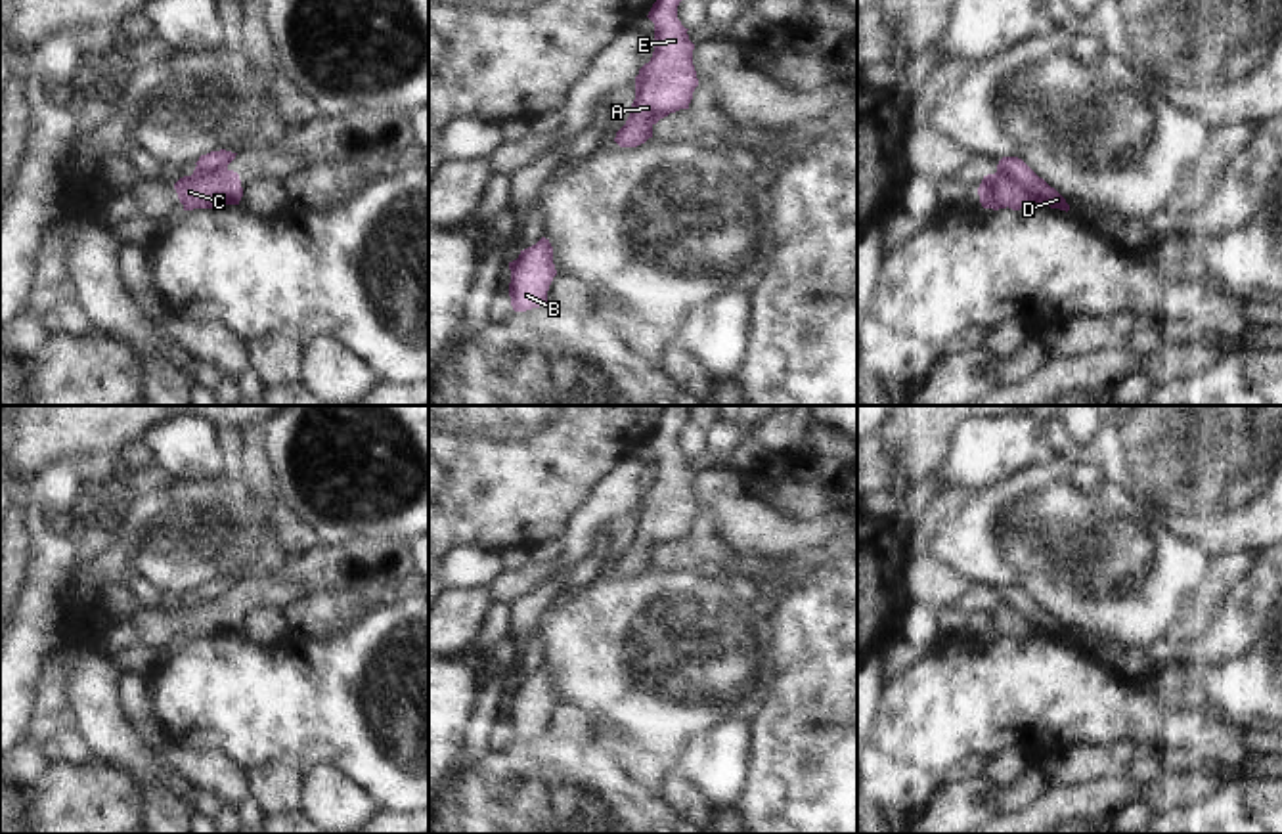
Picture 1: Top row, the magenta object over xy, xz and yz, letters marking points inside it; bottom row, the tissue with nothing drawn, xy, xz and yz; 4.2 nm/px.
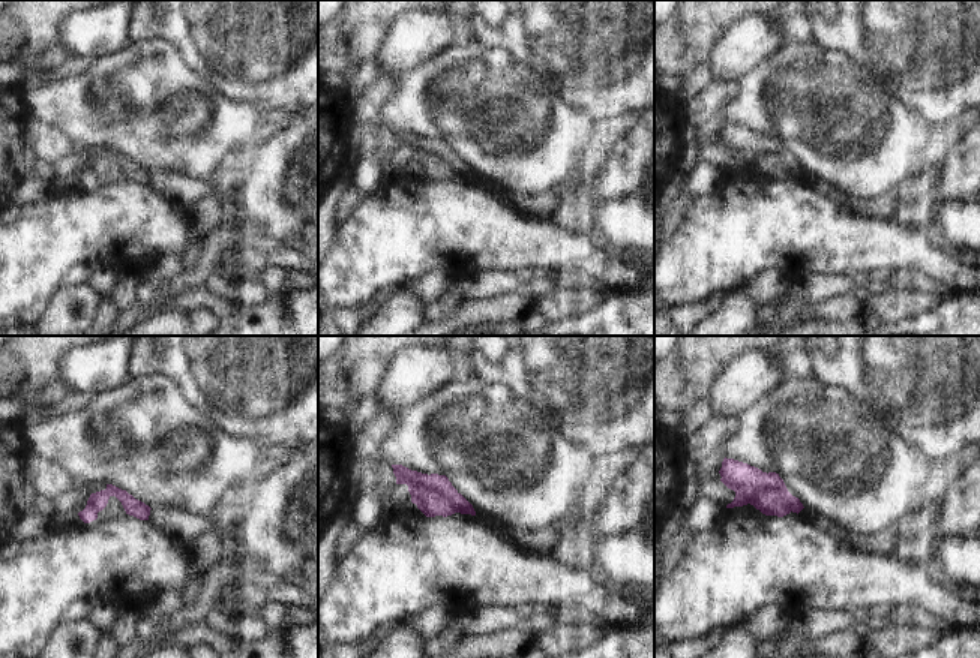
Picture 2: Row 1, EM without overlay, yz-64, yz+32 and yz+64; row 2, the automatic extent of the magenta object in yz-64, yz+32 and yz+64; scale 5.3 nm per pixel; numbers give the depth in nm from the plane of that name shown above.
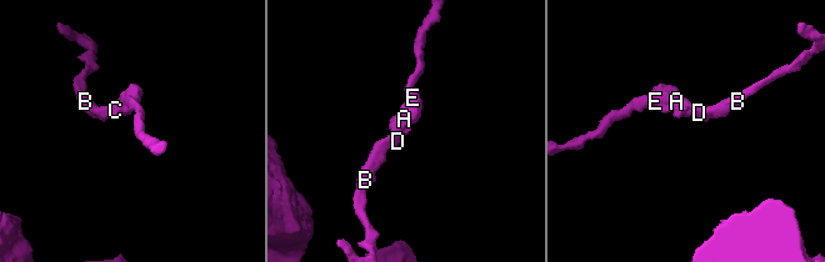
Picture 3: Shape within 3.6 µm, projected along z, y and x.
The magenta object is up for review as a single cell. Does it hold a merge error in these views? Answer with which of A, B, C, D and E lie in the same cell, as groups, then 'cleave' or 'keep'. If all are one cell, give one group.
A B C D E | keep

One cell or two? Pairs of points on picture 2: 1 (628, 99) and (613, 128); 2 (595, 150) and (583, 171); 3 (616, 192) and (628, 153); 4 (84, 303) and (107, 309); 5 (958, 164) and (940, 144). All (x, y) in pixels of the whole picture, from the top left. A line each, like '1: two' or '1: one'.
1: two
2: one
3: one
4: two
5: two

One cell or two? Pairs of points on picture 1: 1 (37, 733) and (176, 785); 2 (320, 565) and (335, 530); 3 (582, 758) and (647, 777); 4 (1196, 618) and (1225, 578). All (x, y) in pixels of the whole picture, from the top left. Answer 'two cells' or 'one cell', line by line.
1: two cells
2: two cells
3: two cells
4: one cell

